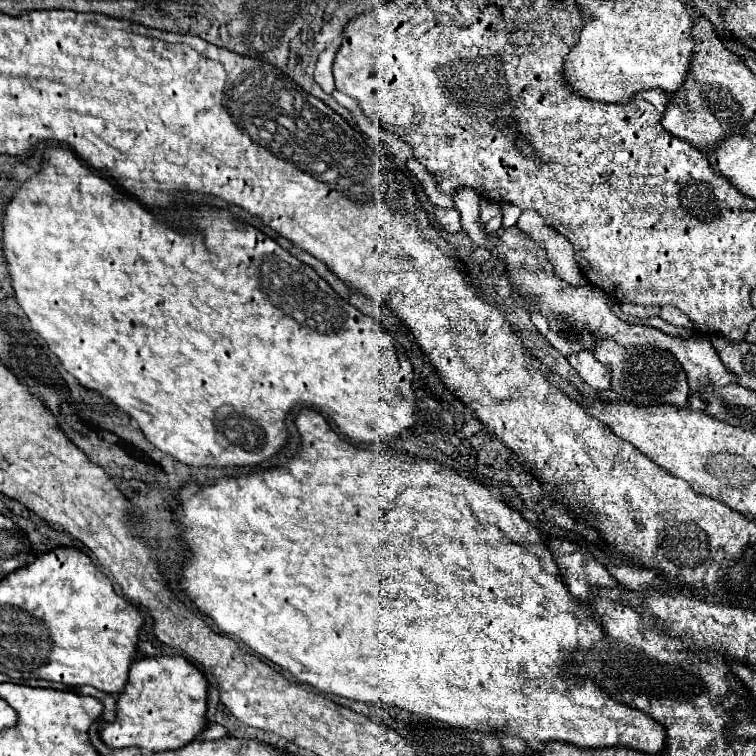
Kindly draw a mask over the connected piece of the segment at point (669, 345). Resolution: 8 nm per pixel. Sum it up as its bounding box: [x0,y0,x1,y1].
[664,333,736,393]

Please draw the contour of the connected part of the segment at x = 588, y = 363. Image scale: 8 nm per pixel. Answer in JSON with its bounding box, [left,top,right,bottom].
[568,351,610,391]

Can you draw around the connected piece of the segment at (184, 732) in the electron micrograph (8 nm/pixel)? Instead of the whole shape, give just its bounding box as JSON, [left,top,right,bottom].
[100,655,208,751]

